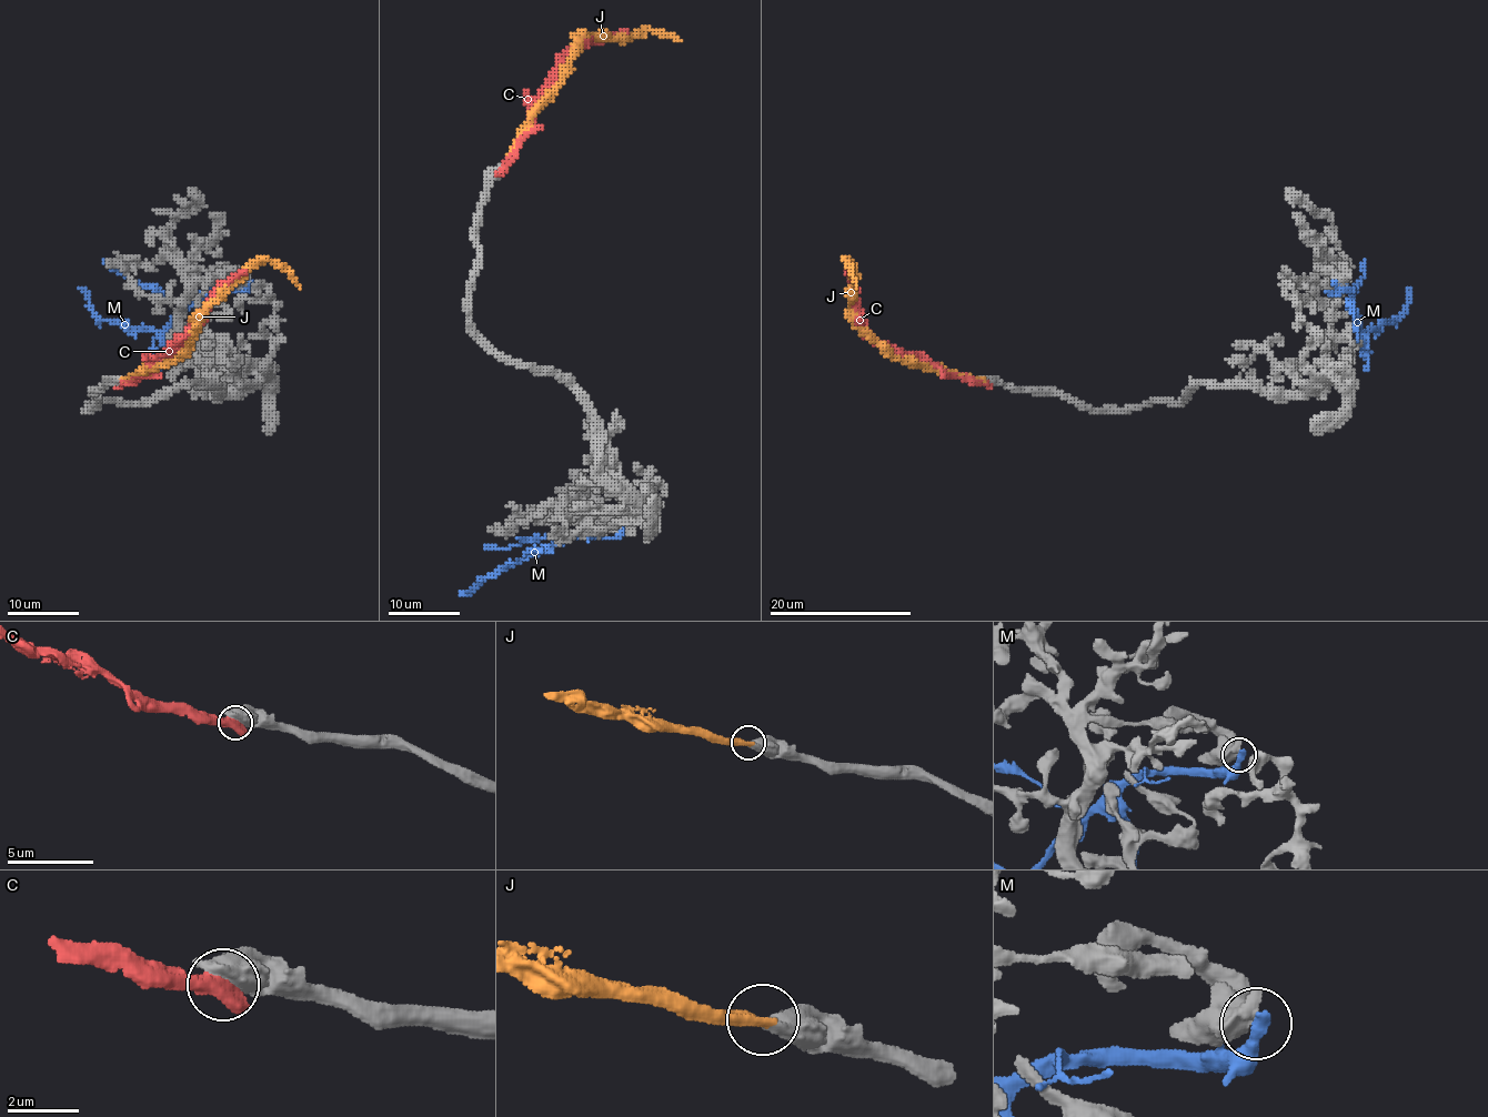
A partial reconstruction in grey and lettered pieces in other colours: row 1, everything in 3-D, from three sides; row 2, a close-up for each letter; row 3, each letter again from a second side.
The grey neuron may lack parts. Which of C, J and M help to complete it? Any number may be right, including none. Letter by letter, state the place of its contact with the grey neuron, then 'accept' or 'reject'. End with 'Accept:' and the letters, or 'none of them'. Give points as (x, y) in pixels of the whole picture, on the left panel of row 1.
C: (119, 383) | reject
J: (122, 379) | accept
M: (250, 282) | reject
Accept: J

